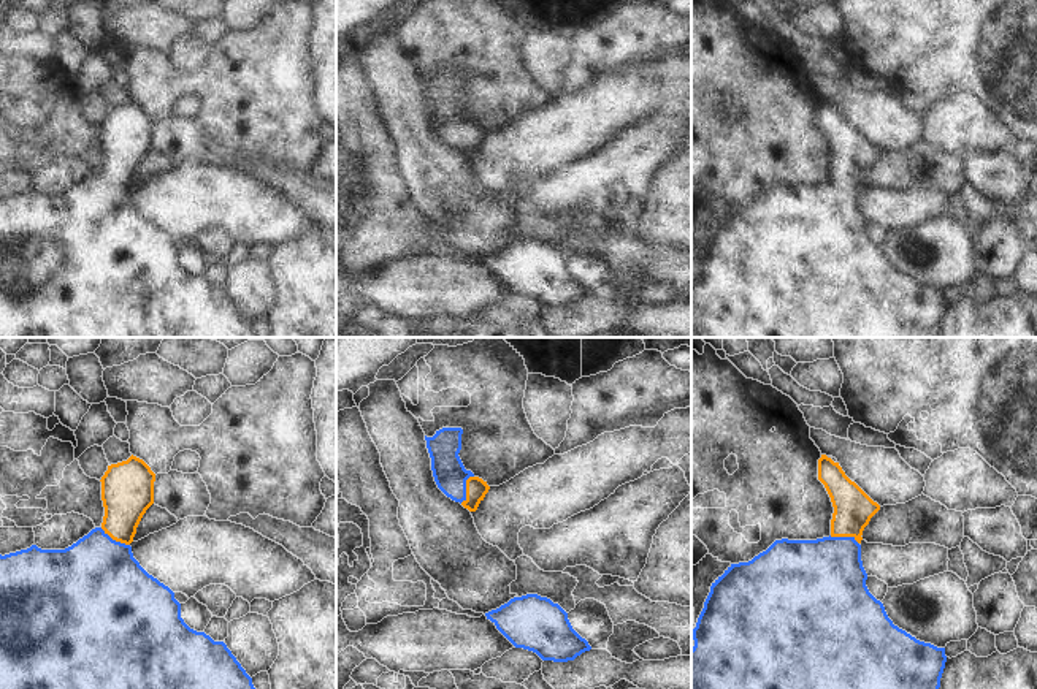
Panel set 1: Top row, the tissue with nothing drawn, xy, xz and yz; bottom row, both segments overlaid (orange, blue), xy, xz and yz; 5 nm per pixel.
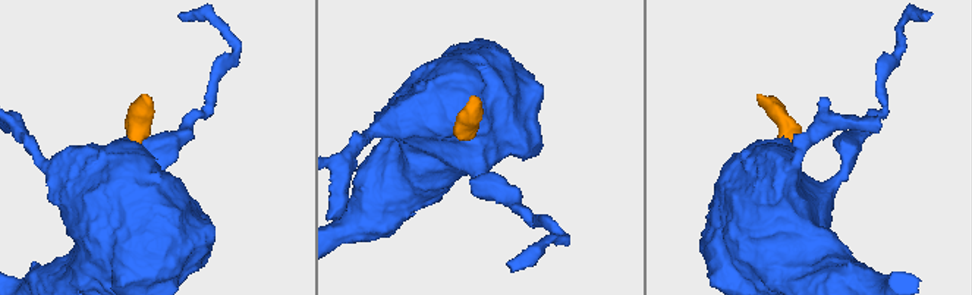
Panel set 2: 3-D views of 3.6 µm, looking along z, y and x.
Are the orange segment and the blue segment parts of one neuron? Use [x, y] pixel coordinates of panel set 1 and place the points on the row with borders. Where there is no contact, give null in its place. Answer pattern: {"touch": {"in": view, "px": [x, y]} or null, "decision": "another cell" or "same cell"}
{"touch": {"in": "xz", "px": [466, 488]}, "decision": "same cell"}

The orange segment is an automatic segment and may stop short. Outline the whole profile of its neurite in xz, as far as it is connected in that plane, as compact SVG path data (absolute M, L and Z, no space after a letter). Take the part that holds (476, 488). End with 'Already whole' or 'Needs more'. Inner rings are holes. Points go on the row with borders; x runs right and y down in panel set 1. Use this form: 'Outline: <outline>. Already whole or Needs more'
Outline: M442 428L433 437L425 436L425 440L438 488L469 512L476 512L490 486L465 469L458 456L461 434L461 428Z. Needs more

